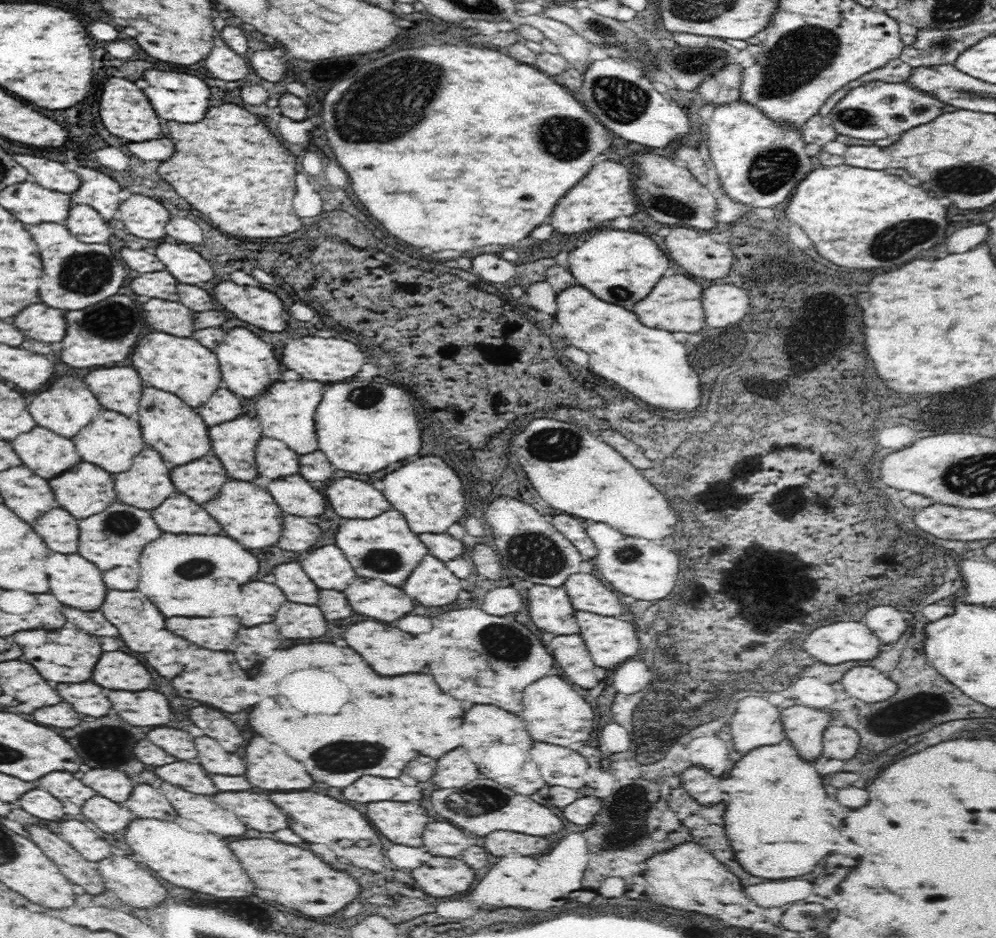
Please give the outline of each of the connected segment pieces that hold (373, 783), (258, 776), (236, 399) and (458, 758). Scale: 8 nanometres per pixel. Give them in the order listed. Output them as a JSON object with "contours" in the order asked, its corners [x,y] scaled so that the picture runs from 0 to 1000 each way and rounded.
{"contours":[[[[363,827],[347,842],[343,842],[349,853],[373,857],[373,855],[414,855],[424,853],[424,842],[420,838],[408,838],[400,829],[380,829]]],[[[255,785],[247,797],[247,829],[253,838],[263,842],[307,842],[313,838],[313,827],[305,821],[305,817],[287,802],[265,789],[263,785]]],[[[223,412],[221,416],[215,418],[213,424],[209,424],[209,429],[205,433],[197,435],[197,441],[201,441],[205,446],[205,454],[209,454],[209,456],[233,450],[235,446],[245,441],[243,424]]],[[[458,797],[440,810],[438,825],[434,827],[432,834],[438,836],[442,842],[466,840],[468,836],[472,836],[480,827],[482,825],[478,821],[478,814],[472,810],[470,802],[466,797]]]]}

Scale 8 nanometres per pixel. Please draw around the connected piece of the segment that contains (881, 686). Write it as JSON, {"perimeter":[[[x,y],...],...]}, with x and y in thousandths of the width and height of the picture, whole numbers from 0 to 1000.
{"perimeter":[[[859,710],[851,714],[845,725],[849,738],[861,746],[867,748],[884,748],[892,746],[902,738],[900,727],[888,719],[886,714],[880,714],[876,710]]]}

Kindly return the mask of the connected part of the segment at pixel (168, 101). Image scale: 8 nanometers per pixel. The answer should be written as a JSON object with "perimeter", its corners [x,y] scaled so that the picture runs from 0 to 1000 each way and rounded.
{"perimeter":[[[147,75],[145,85],[149,85],[149,94],[145,100],[149,100],[149,107],[153,109],[157,122],[165,128],[175,130],[201,130],[209,117],[211,107],[211,94],[197,81],[181,79],[181,77],[163,77],[163,75]]]}

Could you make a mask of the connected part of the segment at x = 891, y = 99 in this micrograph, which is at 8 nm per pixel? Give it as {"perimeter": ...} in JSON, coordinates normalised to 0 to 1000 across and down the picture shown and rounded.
{"perimeter":[[[884,85],[871,87],[869,92],[855,94],[831,122],[831,130],[845,145],[865,147],[865,149],[886,149],[886,147],[904,147],[910,139],[936,130],[948,119],[948,109],[928,100],[912,90],[890,90]]]}

